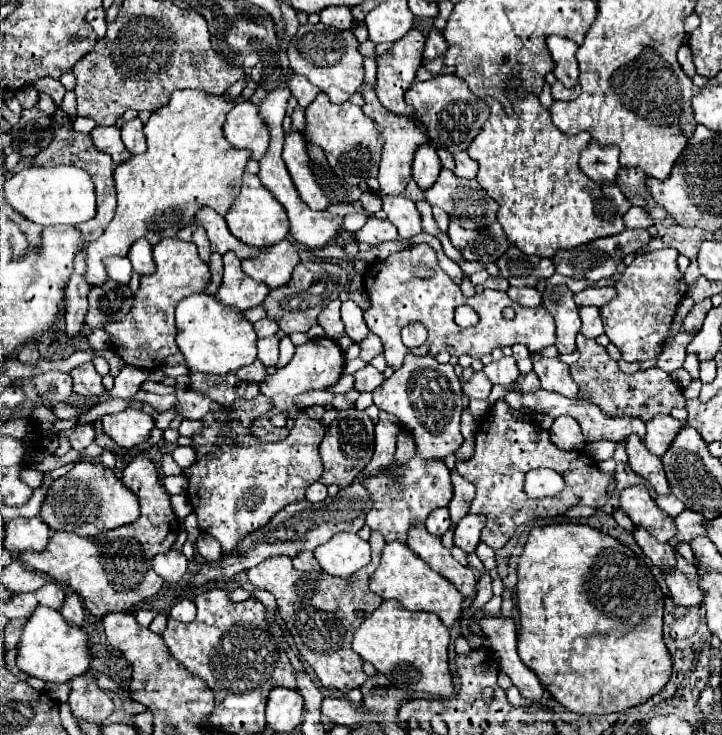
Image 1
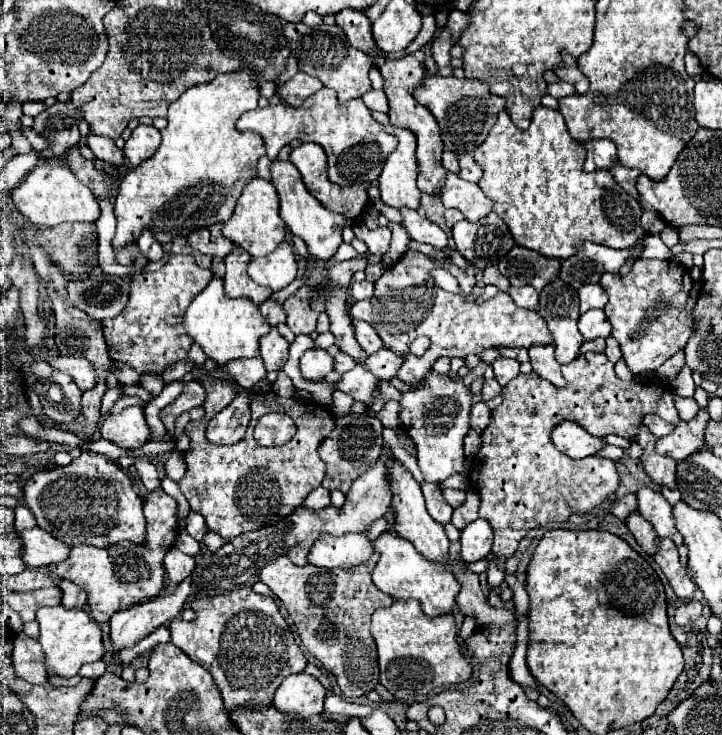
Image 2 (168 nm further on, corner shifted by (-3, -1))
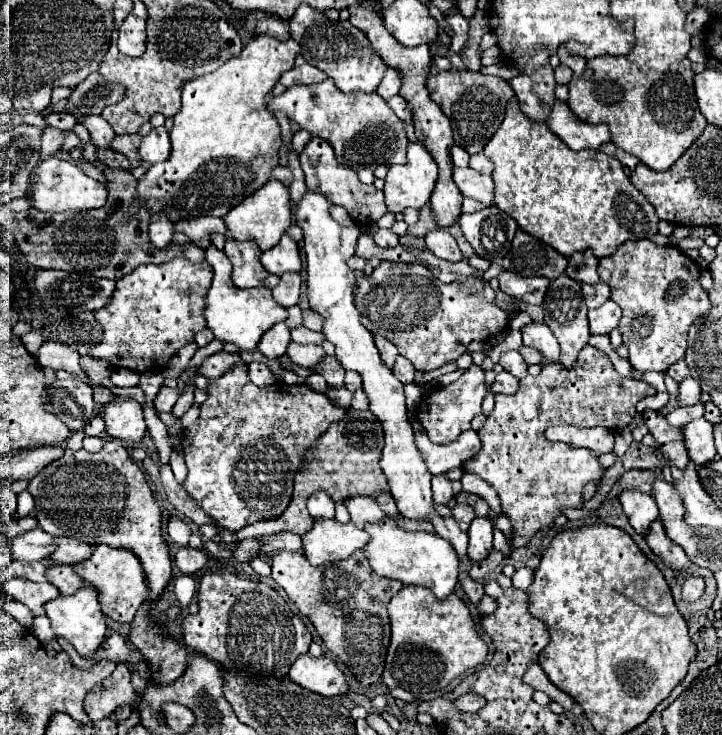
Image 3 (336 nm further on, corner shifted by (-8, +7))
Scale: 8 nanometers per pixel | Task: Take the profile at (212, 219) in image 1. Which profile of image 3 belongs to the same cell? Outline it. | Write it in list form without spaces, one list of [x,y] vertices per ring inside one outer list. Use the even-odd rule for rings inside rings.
[[[204,216],[204,218],[192,218],[192,220],[180,220],[176,226],[176,232],[186,234],[192,242],[196,242],[200,248],[208,248],[212,244],[212,234],[228,234],[228,228],[222,218]]]

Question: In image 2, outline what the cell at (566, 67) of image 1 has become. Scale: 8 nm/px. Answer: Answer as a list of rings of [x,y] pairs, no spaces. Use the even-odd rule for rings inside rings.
[[[563,52],[563,62],[565,62],[565,64],[563,64],[561,68],[555,68],[555,74],[557,74],[561,80],[573,84],[579,94],[585,94],[587,88],[589,88],[589,80],[579,72],[577,60],[571,58],[567,52]]]

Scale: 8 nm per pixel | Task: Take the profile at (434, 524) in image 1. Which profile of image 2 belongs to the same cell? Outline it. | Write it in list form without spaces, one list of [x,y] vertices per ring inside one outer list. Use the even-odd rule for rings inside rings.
[[[423,484],[421,486],[423,490],[423,496],[425,496],[425,502],[427,502],[427,510],[429,514],[439,522],[439,524],[447,524],[451,520],[451,512],[453,508],[443,500],[443,494],[441,494],[441,488],[439,484]]]

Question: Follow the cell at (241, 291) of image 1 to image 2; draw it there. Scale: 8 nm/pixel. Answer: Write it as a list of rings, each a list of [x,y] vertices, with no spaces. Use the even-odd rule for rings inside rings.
[[[235,246],[233,252],[225,258],[225,294],[229,298],[251,298],[257,306],[267,300],[273,290],[255,284],[247,274],[247,264],[251,262],[251,254],[245,252],[241,246]]]

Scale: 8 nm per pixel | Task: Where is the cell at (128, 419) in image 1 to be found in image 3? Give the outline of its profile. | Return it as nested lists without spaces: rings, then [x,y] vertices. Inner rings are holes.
[[[112,400],[110,404],[102,406],[100,416],[104,416],[106,432],[114,438],[140,442],[148,432],[142,406],[134,400],[122,400],[122,402]]]

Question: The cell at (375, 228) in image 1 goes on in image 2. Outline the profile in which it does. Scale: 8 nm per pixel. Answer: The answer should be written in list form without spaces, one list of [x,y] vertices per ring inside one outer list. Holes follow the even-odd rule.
[[[363,224],[353,226],[353,232],[357,238],[361,238],[371,254],[385,254],[389,250],[391,242],[391,230],[389,228],[377,228],[377,230],[367,230]]]

